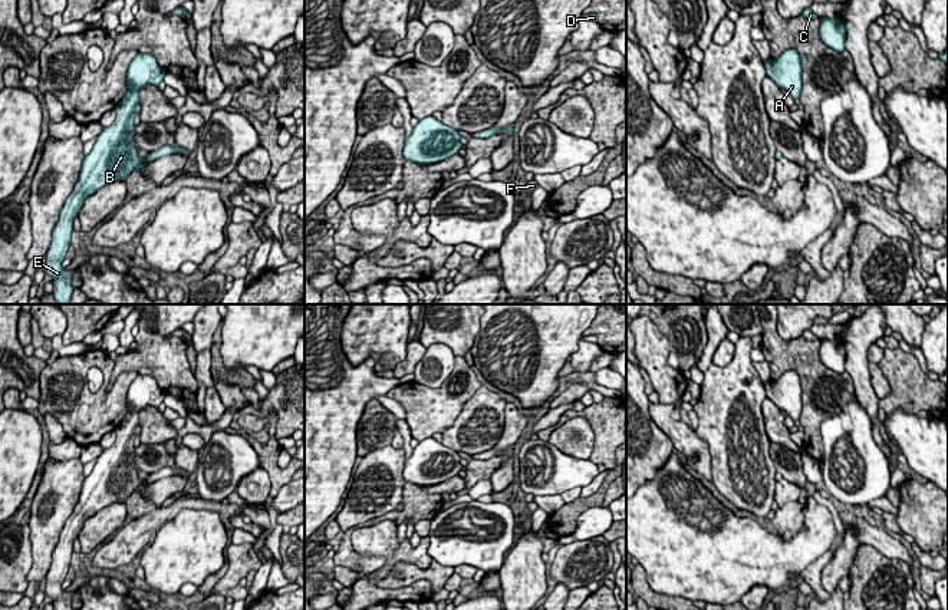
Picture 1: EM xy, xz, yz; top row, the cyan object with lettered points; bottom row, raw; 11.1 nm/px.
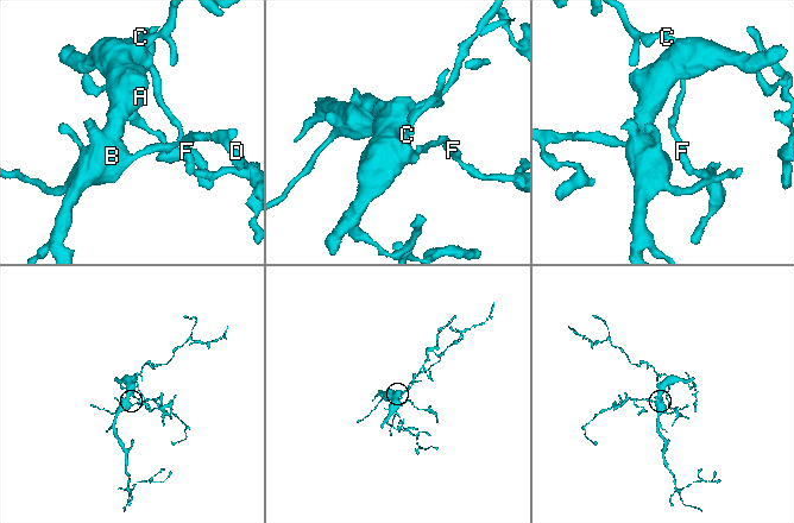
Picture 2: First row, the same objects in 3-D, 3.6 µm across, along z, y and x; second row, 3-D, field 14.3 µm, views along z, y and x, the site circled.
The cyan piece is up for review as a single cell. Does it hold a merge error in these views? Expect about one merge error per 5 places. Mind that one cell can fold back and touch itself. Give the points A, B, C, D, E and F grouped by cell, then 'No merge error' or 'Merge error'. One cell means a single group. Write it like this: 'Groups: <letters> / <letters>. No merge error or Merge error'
Groups: A B C D E F. No merge error

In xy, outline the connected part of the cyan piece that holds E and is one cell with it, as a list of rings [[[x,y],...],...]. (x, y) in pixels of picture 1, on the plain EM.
[[[136,375],[131,382],[126,393],[128,413],[115,429],[115,444],[101,452],[92,472],[85,477],[79,501],[68,518],[53,551],[45,588],[45,593],[53,599],[53,610],[73,610],[73,593],[65,591],[62,583],[70,567],[73,541],[89,517],[113,502],[125,502],[132,492],[139,492],[142,484],[152,484],[175,472],[190,477],[188,472],[175,465],[174,469],[165,466],[147,479],[141,479],[135,471],[135,464],[131,461],[135,455],[135,438],[141,433],[139,412],[149,406],[158,408],[164,398],[165,390],[149,375]]]

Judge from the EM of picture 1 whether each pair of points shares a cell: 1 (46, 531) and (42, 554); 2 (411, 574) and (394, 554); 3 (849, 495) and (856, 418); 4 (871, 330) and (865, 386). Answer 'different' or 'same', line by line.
1: same
2: different
3: same
4: same

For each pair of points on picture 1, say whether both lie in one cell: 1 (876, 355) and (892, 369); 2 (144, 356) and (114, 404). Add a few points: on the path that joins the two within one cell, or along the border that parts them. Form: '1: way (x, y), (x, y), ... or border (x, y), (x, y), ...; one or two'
1: border (884, 349), (884, 358), (878, 363); two
2: border (138, 373), (122, 371), (114, 379); two

